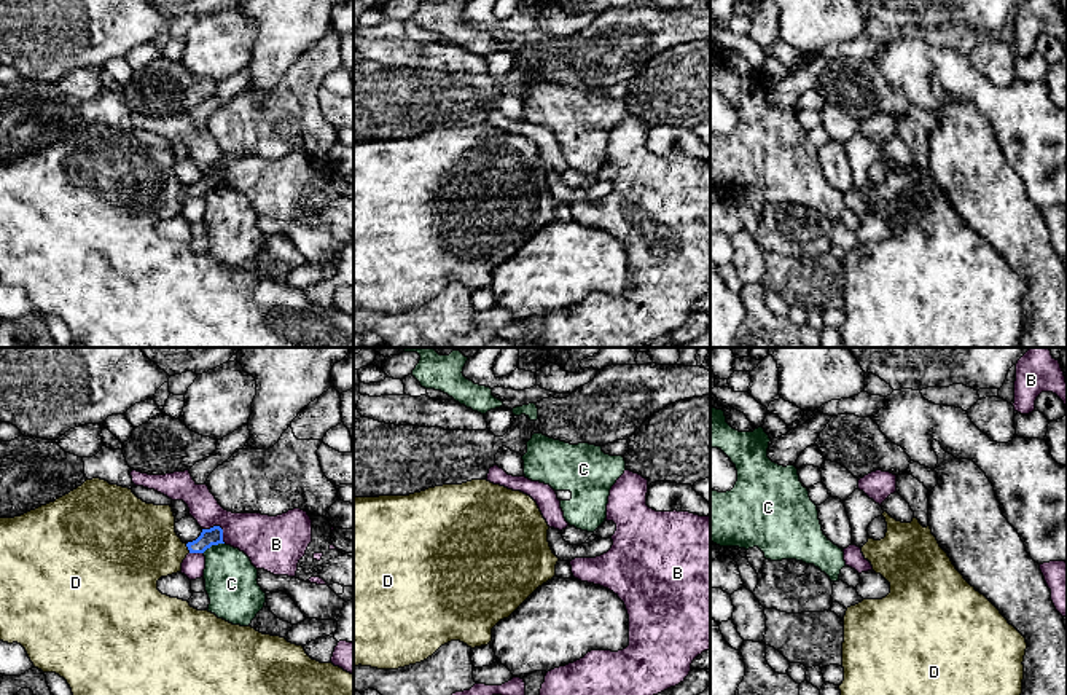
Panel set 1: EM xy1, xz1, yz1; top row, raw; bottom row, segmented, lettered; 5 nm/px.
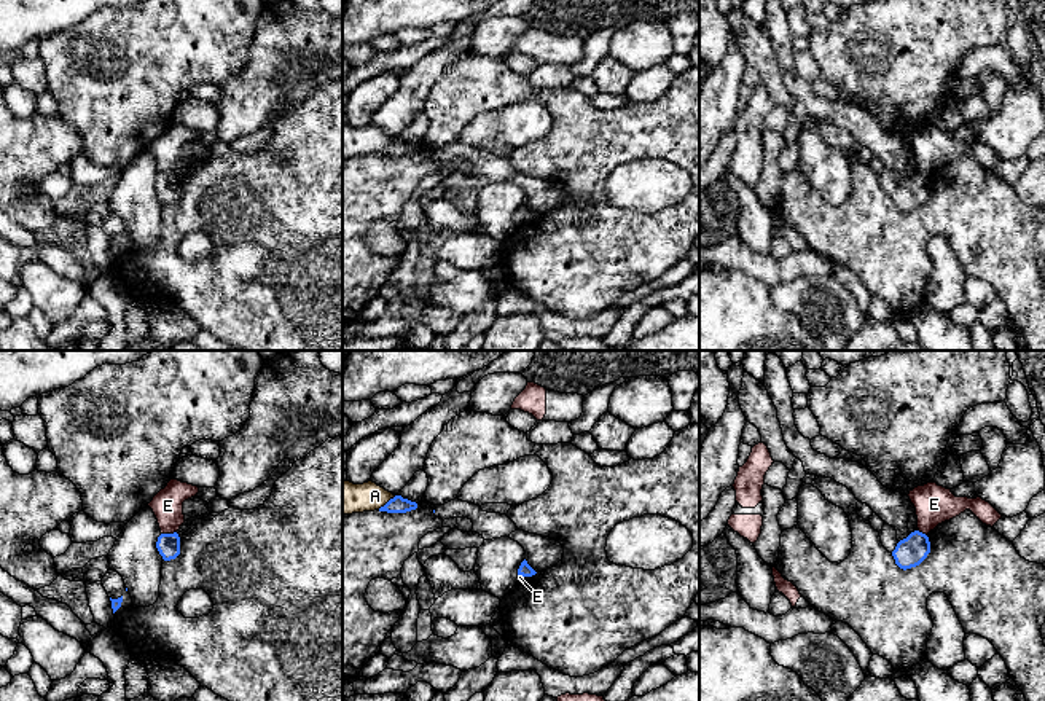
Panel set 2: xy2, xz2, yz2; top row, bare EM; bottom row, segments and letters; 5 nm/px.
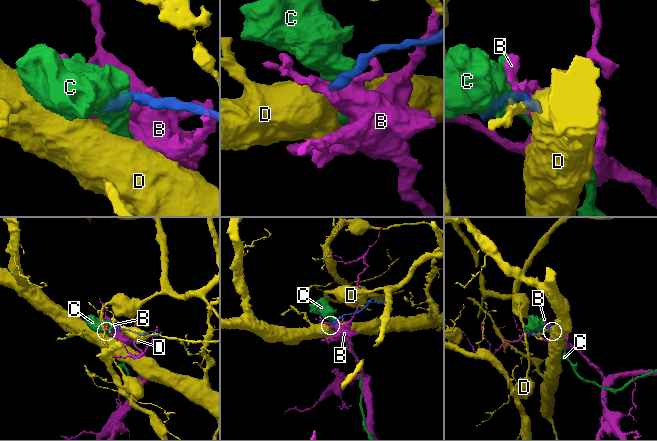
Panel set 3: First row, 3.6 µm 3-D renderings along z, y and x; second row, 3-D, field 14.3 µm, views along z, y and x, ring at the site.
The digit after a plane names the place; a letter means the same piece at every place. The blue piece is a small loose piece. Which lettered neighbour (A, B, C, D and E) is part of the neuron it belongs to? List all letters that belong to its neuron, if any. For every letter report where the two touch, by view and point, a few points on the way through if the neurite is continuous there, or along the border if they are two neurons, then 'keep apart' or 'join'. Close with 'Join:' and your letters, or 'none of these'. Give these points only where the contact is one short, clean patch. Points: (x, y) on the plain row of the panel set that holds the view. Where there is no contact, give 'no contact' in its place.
A: xz2 (387, 145) | keep apart
B: xy1 (218, 169) | keep apart
C: xy1 (212, 187) | keep apart
D: xy1 (188, 192) | across xy1 (214, 179), (188, 192), (139, 188) | join
E: xy2 (168, 177) | along xy2 (176, 174), (161, 177) | keep apart
Join: D

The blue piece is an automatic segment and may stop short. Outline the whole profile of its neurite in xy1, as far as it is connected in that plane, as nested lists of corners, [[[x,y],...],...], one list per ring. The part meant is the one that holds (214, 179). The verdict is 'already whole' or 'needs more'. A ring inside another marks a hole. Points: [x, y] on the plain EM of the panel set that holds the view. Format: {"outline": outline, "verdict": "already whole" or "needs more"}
{"outline": [[[86,123],[68,137],[30,153],[21,159],[0,161],[0,284],[21,287],[35,311],[56,316],[67,324],[80,348],[354,348],[354,317],[333,306],[312,303],[303,289],[285,281],[263,277],[252,269],[233,268],[209,253],[197,253],[188,244],[170,241],[158,233],[158,223],[182,214],[188,196],[204,196],[212,188],[225,187],[223,172],[202,172],[201,179],[183,187],[175,175],[170,148],[147,147],[132,132],[105,123]]], "verdict": "needs more"}

